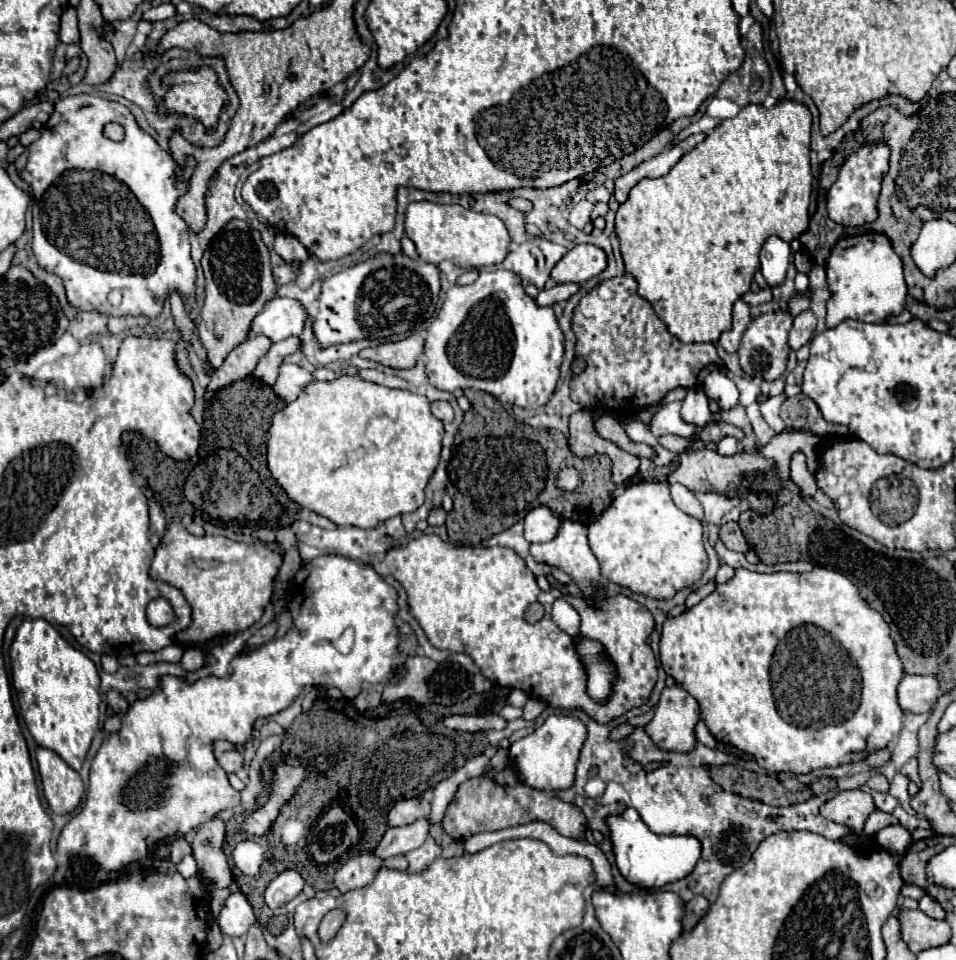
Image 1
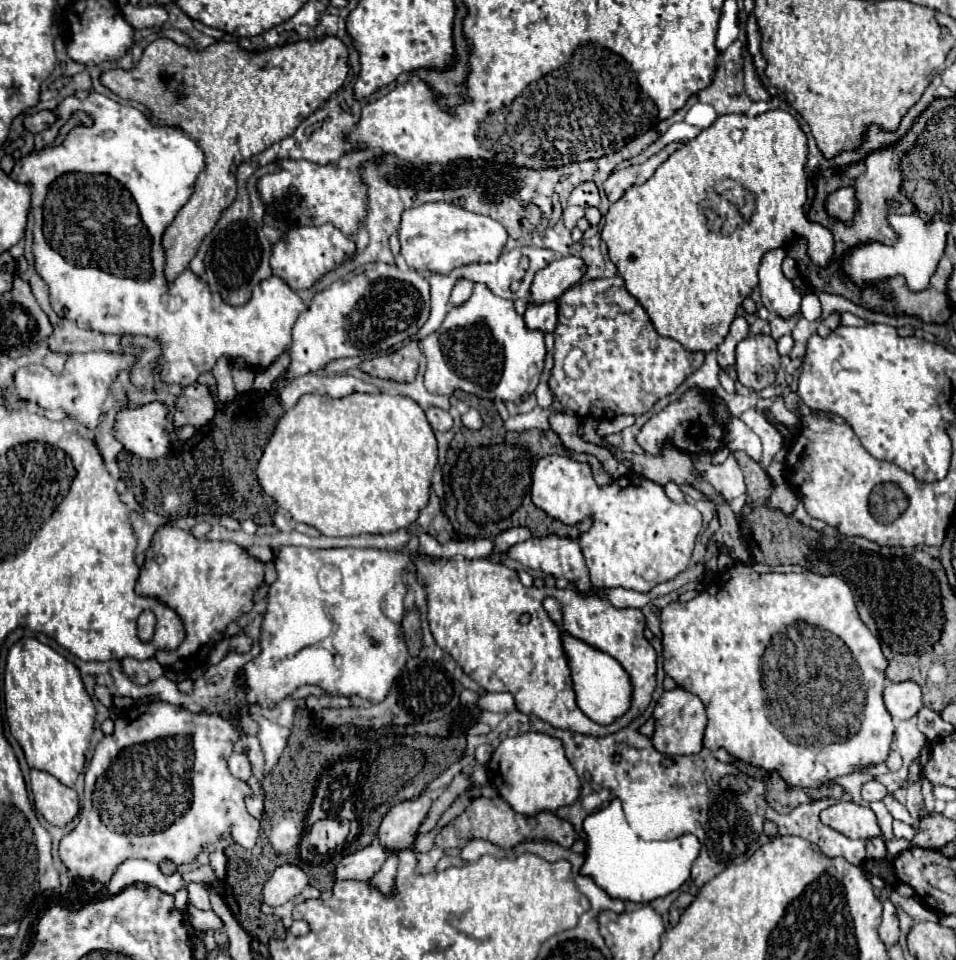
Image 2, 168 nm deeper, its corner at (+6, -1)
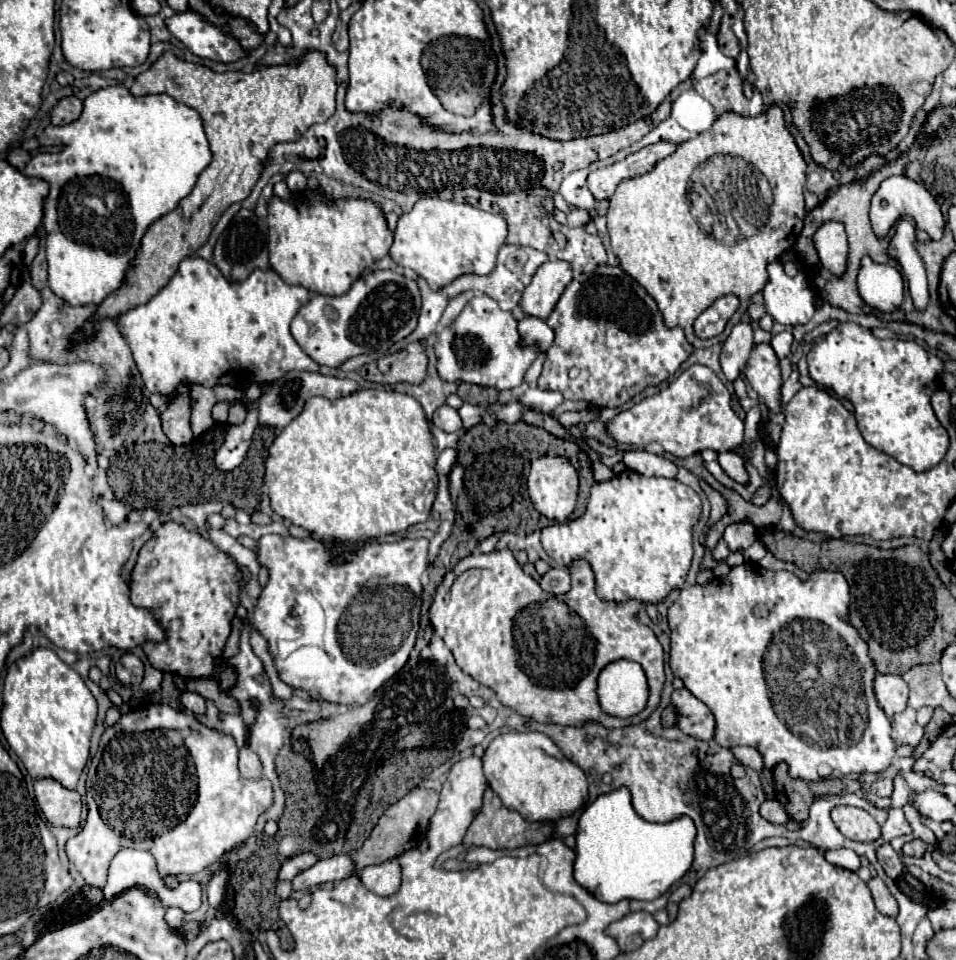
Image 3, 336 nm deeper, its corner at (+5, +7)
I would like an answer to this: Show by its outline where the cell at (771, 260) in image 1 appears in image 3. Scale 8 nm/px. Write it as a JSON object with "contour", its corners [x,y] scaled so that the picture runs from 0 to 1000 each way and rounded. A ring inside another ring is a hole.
{"contour":[[[817,271],[802,277],[804,292],[798,300],[802,325],[819,340],[827,342],[832,338],[842,338],[850,327],[850,302],[840,283],[834,288],[823,288]]]}

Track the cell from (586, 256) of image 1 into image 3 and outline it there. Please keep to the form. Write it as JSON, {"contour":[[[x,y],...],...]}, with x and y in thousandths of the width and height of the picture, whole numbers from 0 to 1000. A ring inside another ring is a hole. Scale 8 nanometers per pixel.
{"contour":[[[572,271],[562,279],[555,296],[547,302],[545,321],[553,329],[572,331],[581,321],[591,298],[597,294],[597,275],[587,271]]]}

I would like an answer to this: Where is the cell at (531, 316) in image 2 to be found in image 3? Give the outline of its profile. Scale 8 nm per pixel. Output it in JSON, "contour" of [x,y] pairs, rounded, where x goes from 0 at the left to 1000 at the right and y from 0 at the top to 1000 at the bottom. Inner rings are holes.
{"contour":[[[549,329],[543,335],[543,348],[547,358],[562,358],[566,367],[574,365],[574,360],[578,358],[578,344],[568,331],[562,329]]]}

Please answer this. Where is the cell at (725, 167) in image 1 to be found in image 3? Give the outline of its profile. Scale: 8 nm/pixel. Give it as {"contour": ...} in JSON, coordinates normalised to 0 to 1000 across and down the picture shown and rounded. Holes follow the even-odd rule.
{"contour":[[[809,108],[794,121],[773,121],[767,117],[754,119],[746,129],[746,144],[742,140],[731,140],[710,150],[708,156],[687,169],[681,179],[652,188],[645,194],[635,219],[639,258],[647,267],[650,279],[687,315],[696,340],[714,342],[719,354],[727,363],[740,363],[760,354],[765,342],[779,327],[783,310],[798,302],[802,294],[802,275],[825,260],[832,254],[834,242],[840,240],[843,177],[844,169],[821,129],[819,115]],[[748,160],[765,160],[786,169],[802,183],[809,198],[802,235],[796,244],[790,244],[777,252],[756,254],[748,250],[742,243],[746,227],[740,225],[729,229],[725,221],[721,204],[725,198],[727,175],[733,175],[735,169]],[[760,306],[769,306],[775,313],[773,323],[767,327],[756,348],[742,354],[731,354],[723,342],[727,331],[750,310]]]}

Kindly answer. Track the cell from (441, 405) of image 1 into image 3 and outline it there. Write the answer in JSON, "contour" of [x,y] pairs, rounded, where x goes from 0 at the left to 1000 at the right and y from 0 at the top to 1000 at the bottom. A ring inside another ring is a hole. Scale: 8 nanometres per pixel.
{"contour":[[[463,421],[461,425],[455,427],[451,440],[453,440],[457,446],[465,448],[465,450],[478,450],[478,448],[482,446],[482,435],[480,435],[478,427],[472,425],[472,423],[468,423],[468,421]]]}

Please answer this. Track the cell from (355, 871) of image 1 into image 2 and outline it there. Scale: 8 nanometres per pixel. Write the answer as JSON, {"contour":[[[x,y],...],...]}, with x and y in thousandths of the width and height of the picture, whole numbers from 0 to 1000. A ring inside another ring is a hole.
{"contour":[[[410,890],[410,892],[404,894],[402,902],[397,904],[397,908],[386,917],[386,921],[397,927],[402,933],[410,933],[414,929],[414,925],[412,925],[414,904],[416,904],[416,892]]]}

